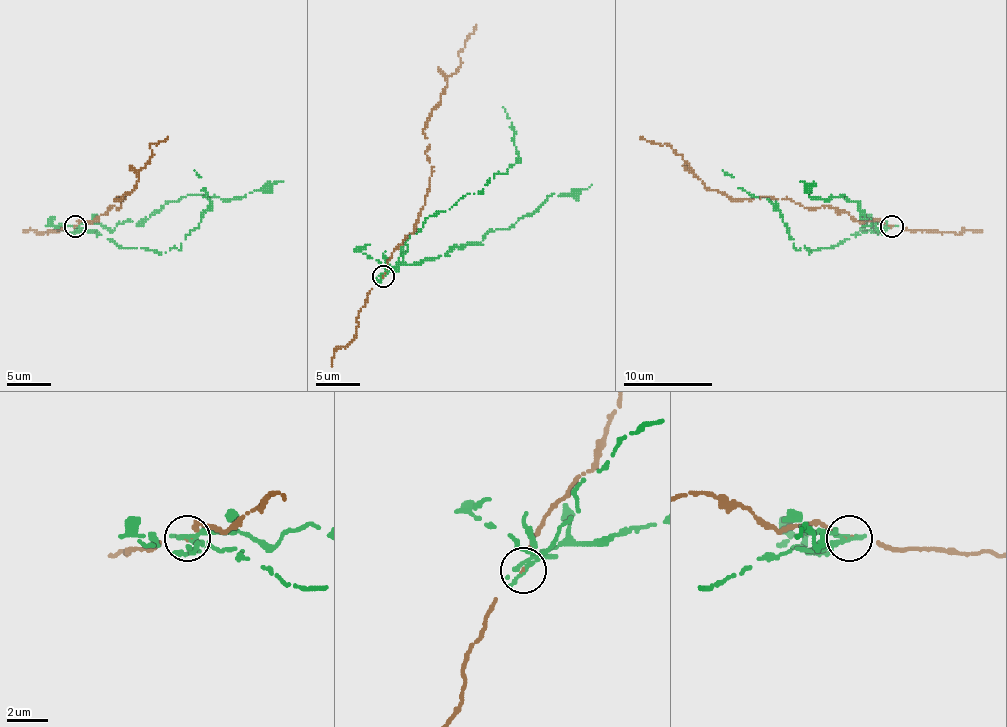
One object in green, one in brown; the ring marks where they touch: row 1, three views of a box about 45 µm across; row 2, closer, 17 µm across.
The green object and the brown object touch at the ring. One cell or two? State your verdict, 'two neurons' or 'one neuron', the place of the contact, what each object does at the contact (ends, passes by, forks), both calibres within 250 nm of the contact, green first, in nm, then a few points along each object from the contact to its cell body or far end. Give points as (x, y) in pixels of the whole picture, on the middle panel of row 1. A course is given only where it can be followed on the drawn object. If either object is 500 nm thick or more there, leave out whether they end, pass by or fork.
two neurons | (383, 276) | green forks | brown ends | 170/140 nm | green via (383, 278), (407, 251), (405, 240), (429, 215), (449, 209), (467, 193), (478, 193), (518, 158), (503, 107) | brown via (383, 275), (425, 204), (432, 176), (423, 131), (476, 25)

